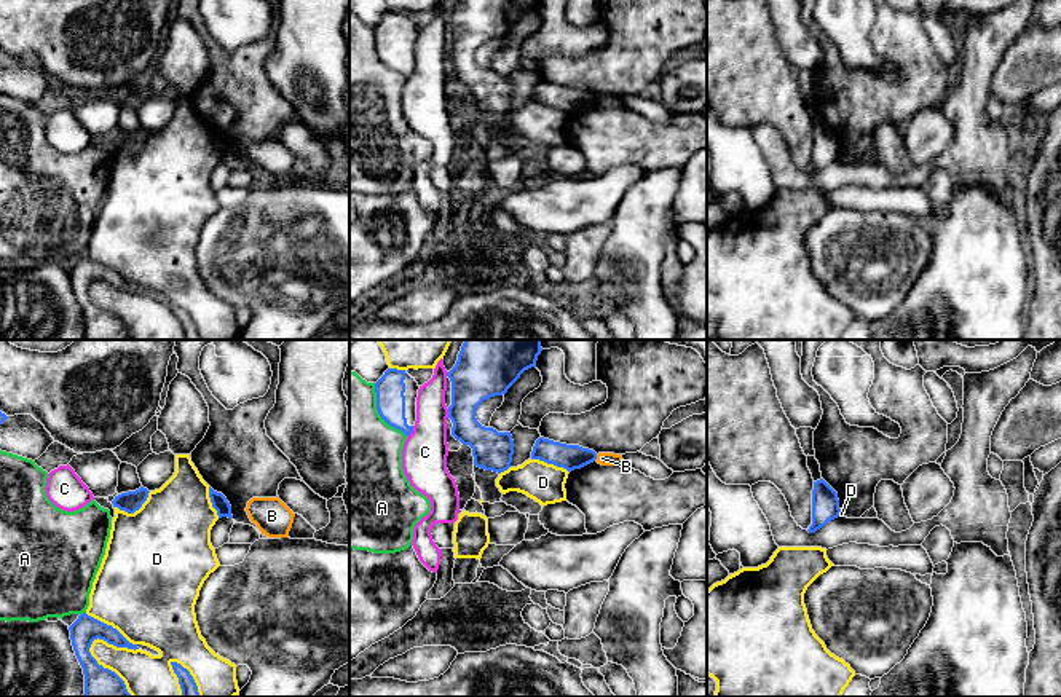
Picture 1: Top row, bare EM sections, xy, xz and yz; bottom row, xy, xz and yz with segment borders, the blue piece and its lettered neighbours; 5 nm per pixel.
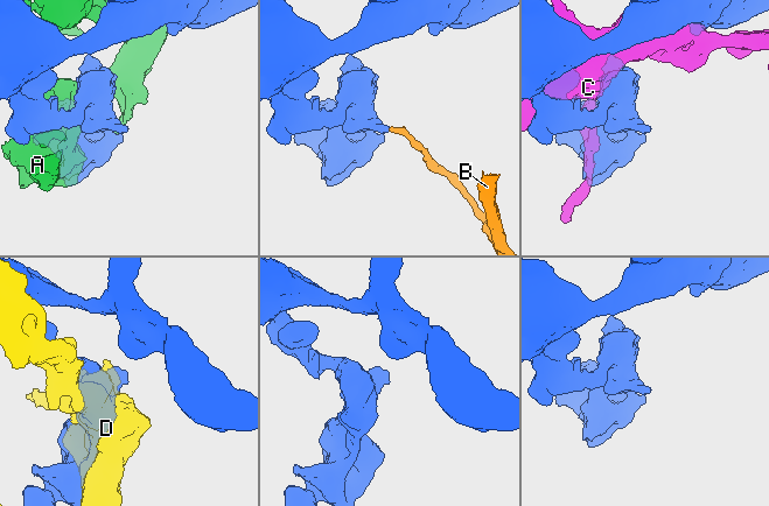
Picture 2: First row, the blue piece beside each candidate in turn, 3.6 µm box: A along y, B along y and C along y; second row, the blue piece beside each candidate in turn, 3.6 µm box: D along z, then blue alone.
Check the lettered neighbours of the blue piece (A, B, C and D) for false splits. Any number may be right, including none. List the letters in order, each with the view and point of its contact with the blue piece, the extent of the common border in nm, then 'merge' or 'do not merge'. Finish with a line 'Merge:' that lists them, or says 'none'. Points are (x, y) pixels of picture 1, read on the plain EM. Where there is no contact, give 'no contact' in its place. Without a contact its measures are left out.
A: xz (378, 55) | 320 nm | do not merge
B: xz (595, 101) | 40 nm | do not merge
C: xz (412, 74) | 70 nm | do not merge
D: xy (106, 311) | 360 nm | do not merge
Merge: none

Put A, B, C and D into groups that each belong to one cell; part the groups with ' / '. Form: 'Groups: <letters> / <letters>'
Groups: A / B / C / D

